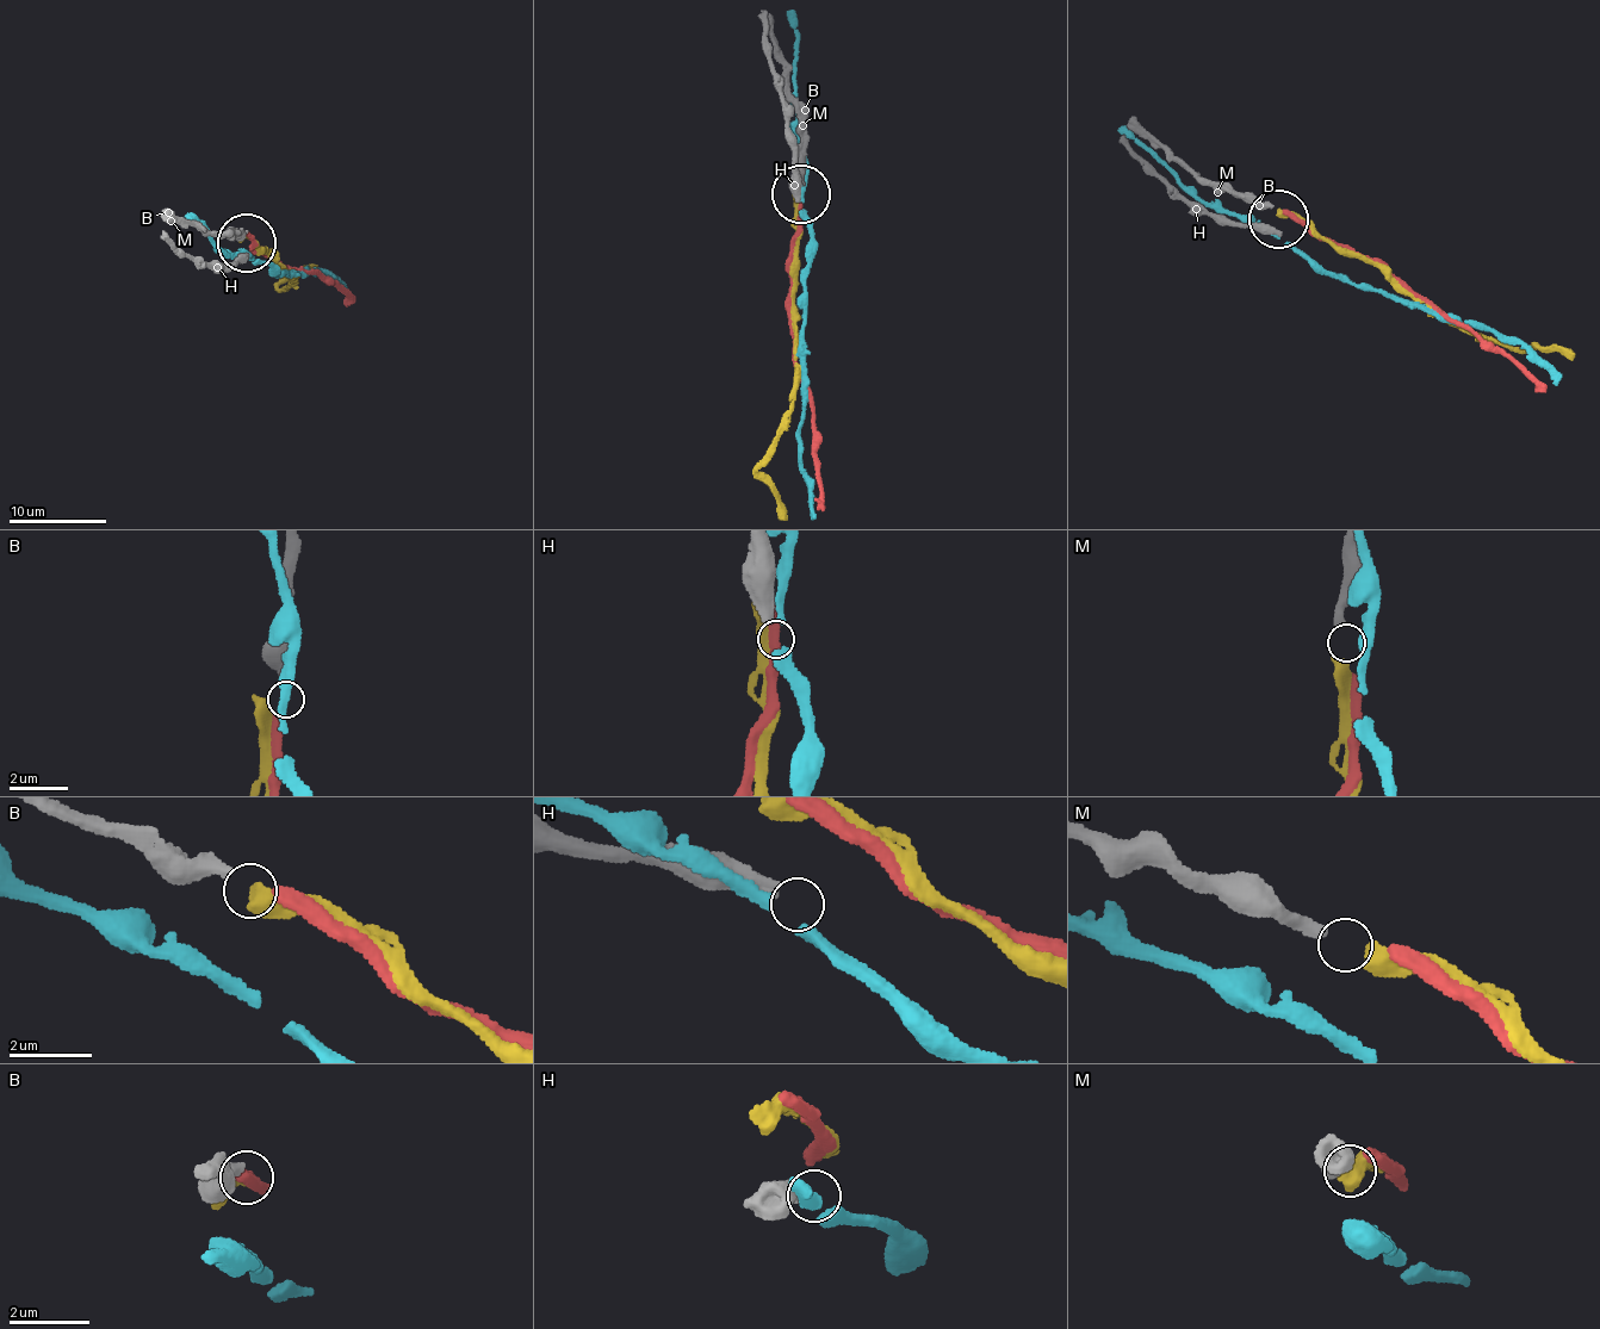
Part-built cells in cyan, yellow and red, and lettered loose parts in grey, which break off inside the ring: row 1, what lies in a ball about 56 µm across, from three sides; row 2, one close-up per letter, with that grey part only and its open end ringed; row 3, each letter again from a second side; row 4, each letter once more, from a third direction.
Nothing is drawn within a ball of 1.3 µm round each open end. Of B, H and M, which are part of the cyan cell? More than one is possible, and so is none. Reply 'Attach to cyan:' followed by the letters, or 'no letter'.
Attach to cyan: no letter

